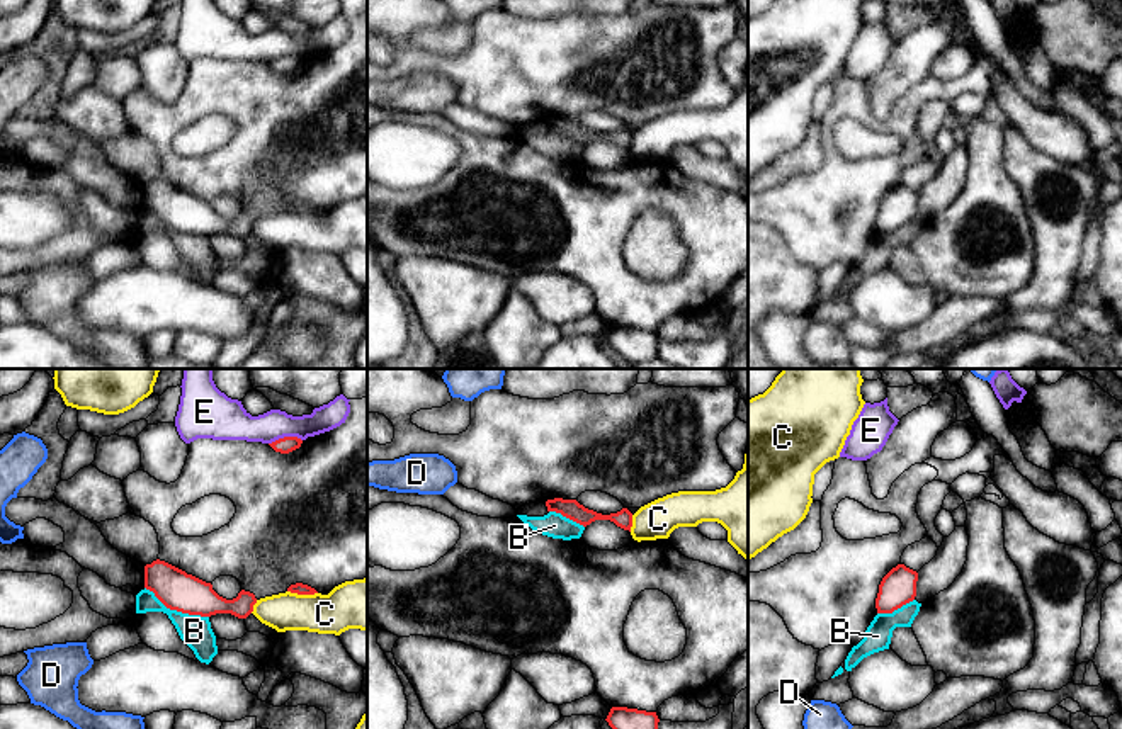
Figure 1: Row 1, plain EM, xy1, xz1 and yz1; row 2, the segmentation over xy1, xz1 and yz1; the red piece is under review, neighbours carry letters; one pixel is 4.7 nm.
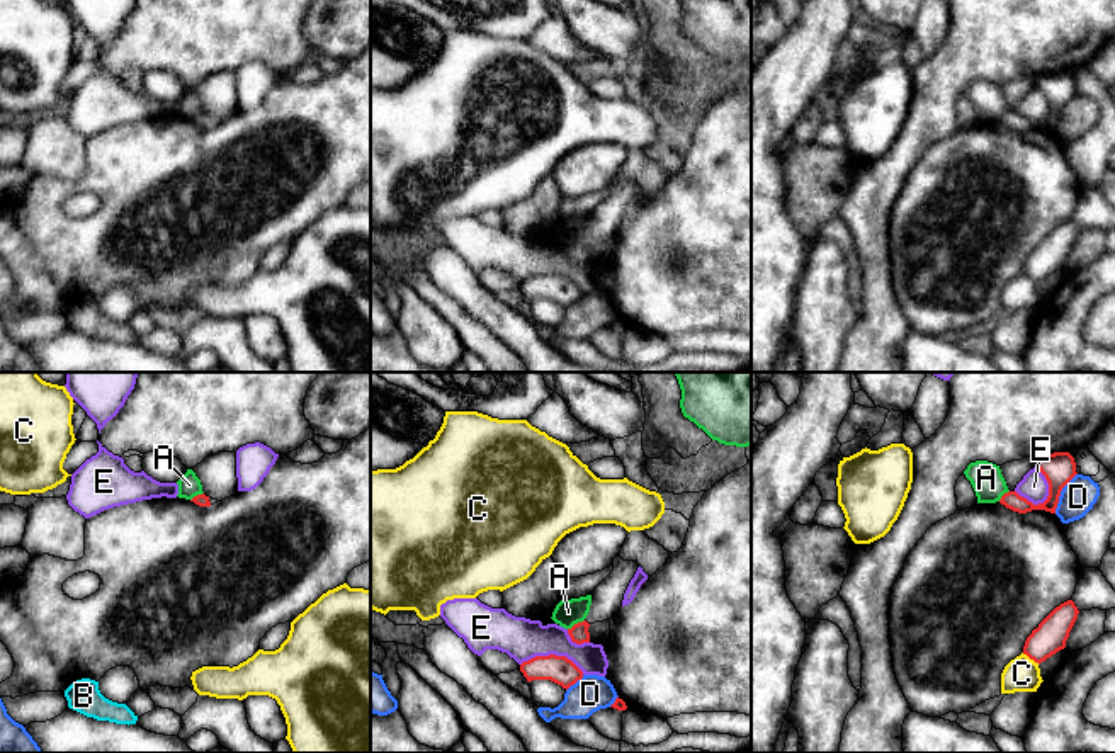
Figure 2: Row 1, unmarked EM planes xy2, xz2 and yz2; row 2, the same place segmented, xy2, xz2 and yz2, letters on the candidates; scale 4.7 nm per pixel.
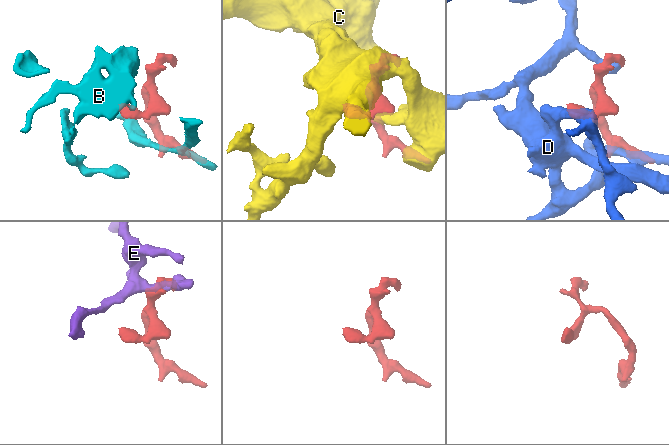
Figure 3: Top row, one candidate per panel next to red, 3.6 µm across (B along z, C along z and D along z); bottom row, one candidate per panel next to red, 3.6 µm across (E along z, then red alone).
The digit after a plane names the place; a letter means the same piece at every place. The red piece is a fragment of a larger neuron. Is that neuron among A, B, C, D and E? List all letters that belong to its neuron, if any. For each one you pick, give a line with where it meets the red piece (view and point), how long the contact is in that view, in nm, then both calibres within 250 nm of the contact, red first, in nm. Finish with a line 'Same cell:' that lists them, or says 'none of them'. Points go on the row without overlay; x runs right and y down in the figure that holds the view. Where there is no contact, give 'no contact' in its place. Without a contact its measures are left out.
Same cell: none of them

